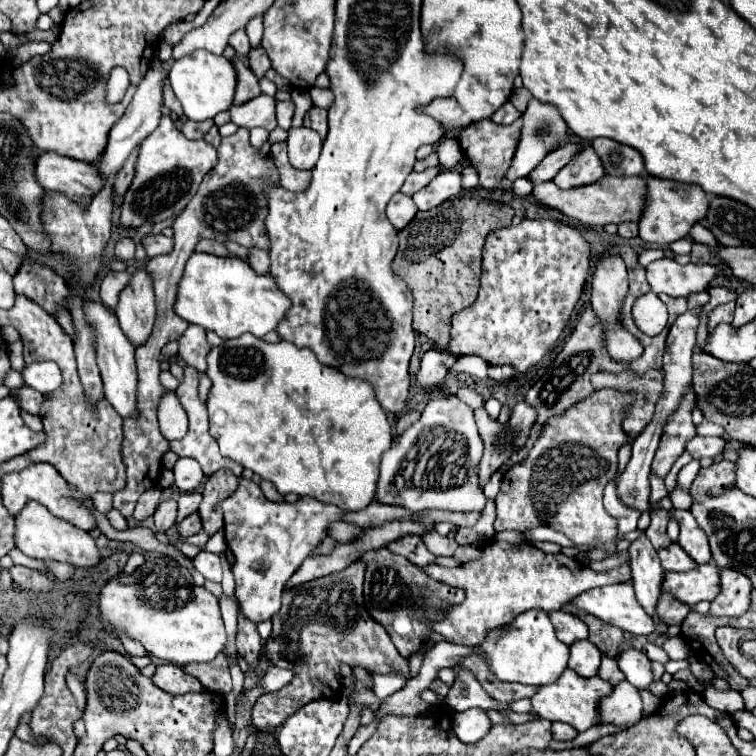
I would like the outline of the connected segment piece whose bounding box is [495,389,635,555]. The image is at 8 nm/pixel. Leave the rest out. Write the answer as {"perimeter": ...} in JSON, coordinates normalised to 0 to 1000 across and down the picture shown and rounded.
{"perimeter":[[[795,515],[795,517],[784,517],[776,528],[771,528],[771,530],[766,530],[766,533],[755,536],[755,538],[753,538],[750,544],[745,544],[742,549],[729,552],[729,554],[718,562],[718,570],[713,573],[713,578],[710,578],[708,589],[702,591],[700,602],[697,602],[689,612],[681,612],[681,615],[665,628],[663,649],[660,649],[660,655],[657,655],[655,702],[671,702],[671,700],[694,702],[694,700],[700,700],[700,697],[710,697],[710,694],[718,694],[718,692],[721,692],[724,697],[729,697],[729,700],[734,700],[734,702],[750,708],[750,710],[758,716],[758,721],[763,721],[763,724],[774,721],[774,724],[795,726],[795,729],[803,729],[806,734],[813,734],[813,731],[816,731],[816,689],[813,689],[813,687],[800,676],[800,671],[798,671],[798,647],[800,647],[800,642],[803,642],[808,634],[813,634],[813,628],[816,628],[816,597],[821,594],[824,586],[829,586],[829,573],[824,570],[824,554],[827,554],[827,549],[829,549],[829,541],[835,538],[837,528],[840,528],[840,520],[835,520],[835,517],[821,520],[821,517],[816,517],[816,515]]]}

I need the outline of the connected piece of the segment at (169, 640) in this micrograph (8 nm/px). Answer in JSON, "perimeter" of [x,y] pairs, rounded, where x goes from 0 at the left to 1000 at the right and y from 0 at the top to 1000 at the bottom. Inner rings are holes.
{"perimeter":[[[229,737],[197,739],[173,761],[157,758],[139,769],[131,784],[131,821],[139,835],[163,837],[176,848],[184,848],[202,869],[213,874],[226,874],[231,880],[247,880],[253,874],[279,874],[298,856],[298,832],[290,811],[287,792],[261,776],[247,750],[239,750]]]}

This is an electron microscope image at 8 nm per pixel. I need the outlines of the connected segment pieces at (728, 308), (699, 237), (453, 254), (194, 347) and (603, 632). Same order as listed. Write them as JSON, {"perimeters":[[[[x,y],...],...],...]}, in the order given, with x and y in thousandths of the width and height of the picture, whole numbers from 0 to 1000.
{"perimeters":[[[[972,398],[946,406],[946,409],[938,414],[938,425],[935,425],[938,440],[940,440],[951,427],[967,427],[967,422],[970,422],[970,409],[972,409]]],[[[919,295],[919,298],[917,298],[913,304],[913,312],[918,319],[938,324],[939,327],[943,327],[943,324],[948,324],[946,313],[940,311],[940,306],[938,306],[938,303],[933,303],[933,300],[925,298],[925,295]]],[[[602,261],[586,266],[581,274],[567,279],[554,279],[549,290],[528,306],[528,332],[520,343],[520,358],[538,374],[546,390],[546,433],[549,438],[565,443],[578,454],[581,462],[591,462],[594,438],[597,438],[597,417],[620,406],[634,385],[634,364],[636,364],[636,329],[647,306],[676,298],[681,279],[668,269],[652,269],[631,261]]],[[[250,430],[247,438],[237,446],[237,472],[258,485],[261,491],[271,491],[271,470],[279,462],[279,456],[271,448],[271,435],[263,430]]],[[[755,806],[776,829],[779,829],[779,848],[792,856],[792,861],[803,869],[816,869],[819,866],[819,853],[824,848],[824,835],[819,829],[811,829],[806,824],[798,824],[787,813],[779,813],[766,806]]]]}

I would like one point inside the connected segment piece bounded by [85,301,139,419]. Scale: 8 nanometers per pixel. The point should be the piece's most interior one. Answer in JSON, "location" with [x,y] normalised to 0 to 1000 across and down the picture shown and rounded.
{"location":[152,470]}

